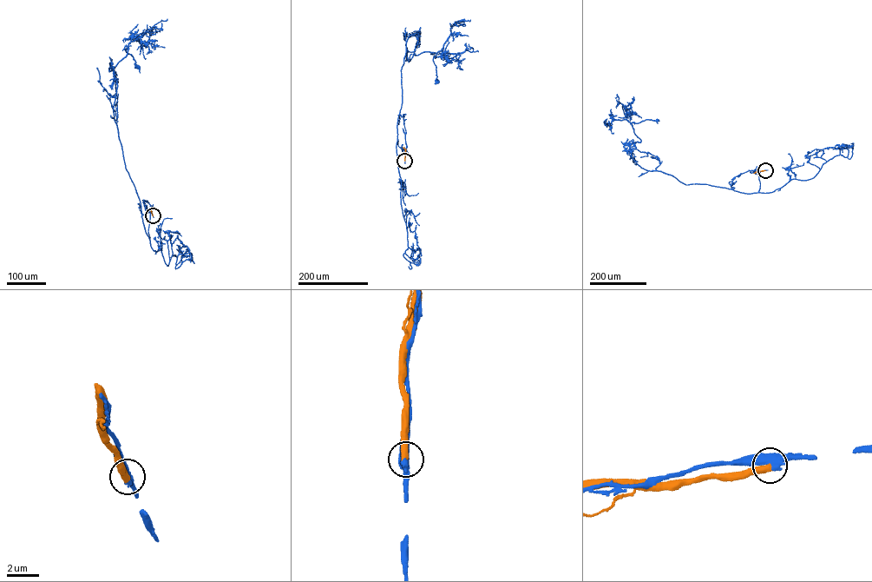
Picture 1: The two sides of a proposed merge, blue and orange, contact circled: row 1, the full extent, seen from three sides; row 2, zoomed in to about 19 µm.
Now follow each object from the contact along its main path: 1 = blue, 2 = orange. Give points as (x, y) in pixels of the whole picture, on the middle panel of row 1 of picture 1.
1: (404, 161), (396, 126), (401, 69), (409, 36), (418, 34), (415, 55), (436, 54), (433, 60), (437, 81)
2: (404, 161), (403, 147)

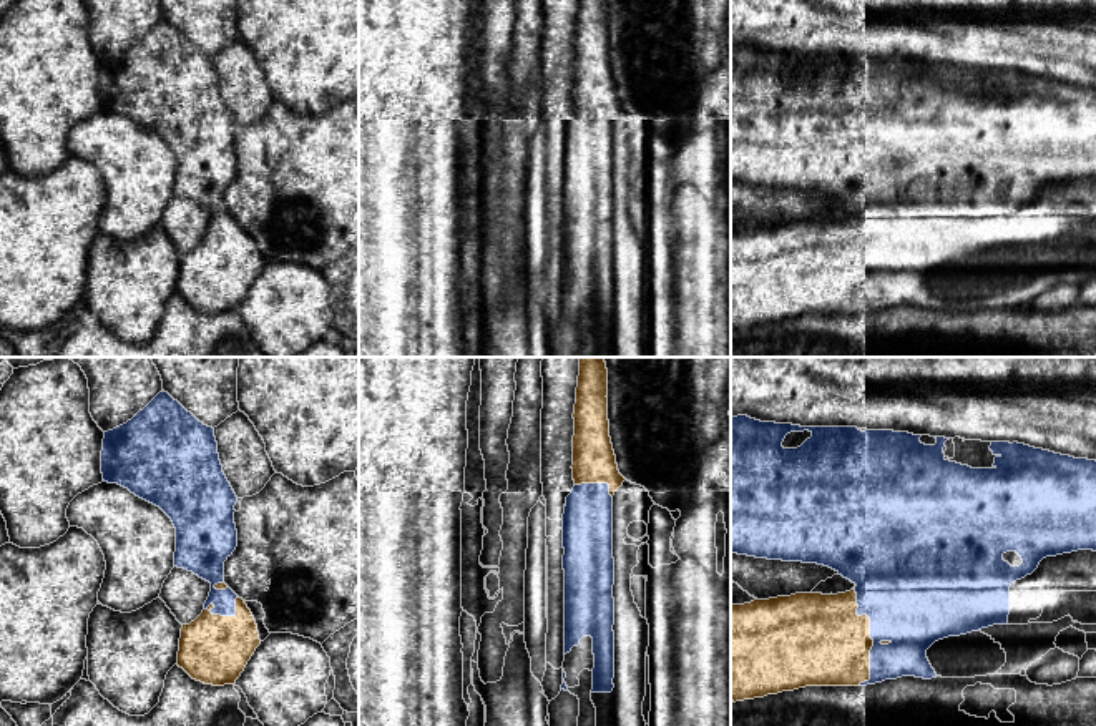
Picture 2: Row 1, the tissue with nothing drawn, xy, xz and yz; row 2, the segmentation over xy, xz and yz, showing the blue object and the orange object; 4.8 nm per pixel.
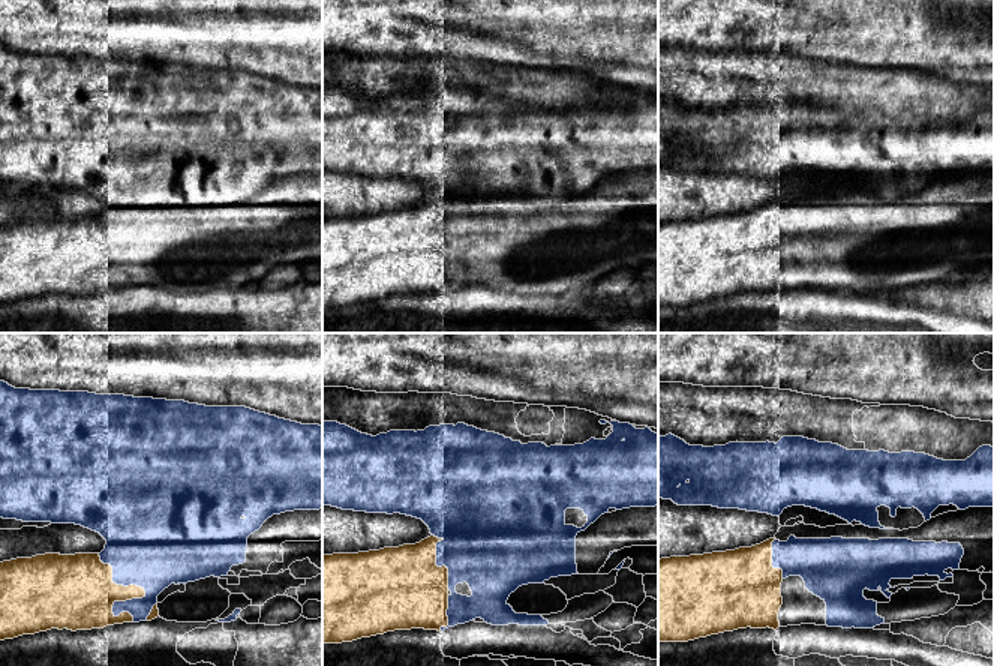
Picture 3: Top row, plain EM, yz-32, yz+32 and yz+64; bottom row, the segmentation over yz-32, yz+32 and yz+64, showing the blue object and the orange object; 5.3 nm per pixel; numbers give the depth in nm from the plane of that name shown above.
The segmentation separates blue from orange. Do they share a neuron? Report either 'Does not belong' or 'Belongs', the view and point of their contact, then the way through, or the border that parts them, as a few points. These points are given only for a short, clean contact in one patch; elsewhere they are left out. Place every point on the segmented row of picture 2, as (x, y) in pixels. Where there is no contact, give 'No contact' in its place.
Does not belong. Touches blue at yz (870, 632)

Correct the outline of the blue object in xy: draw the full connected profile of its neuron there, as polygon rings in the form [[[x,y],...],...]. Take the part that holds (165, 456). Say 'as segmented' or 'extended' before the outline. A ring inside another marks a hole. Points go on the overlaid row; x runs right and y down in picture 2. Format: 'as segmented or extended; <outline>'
as segmented; [[[163,390],[131,420],[105,432],[101,473],[105,482],[128,488],[171,518],[176,528],[174,567],[211,583],[204,610],[236,616],[237,595],[229,586],[214,588],[224,583],[224,562],[237,547],[234,523],[237,497],[223,472],[214,429],[199,422]]]

